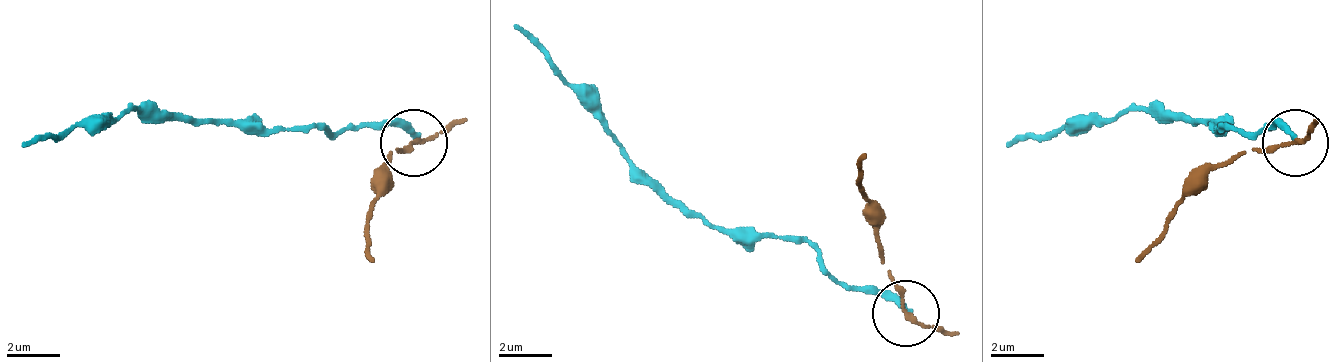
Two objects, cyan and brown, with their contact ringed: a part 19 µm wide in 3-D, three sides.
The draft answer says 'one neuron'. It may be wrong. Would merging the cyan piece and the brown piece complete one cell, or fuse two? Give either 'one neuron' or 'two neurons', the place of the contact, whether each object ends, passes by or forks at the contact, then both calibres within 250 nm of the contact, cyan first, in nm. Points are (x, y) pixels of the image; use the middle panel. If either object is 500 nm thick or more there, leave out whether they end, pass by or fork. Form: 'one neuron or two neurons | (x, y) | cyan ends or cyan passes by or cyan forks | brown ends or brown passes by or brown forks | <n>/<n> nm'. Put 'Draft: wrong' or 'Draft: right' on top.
Draft: wrong
two neurons | (906, 313) | cyan ends | brown passes by | 260/140 nm

